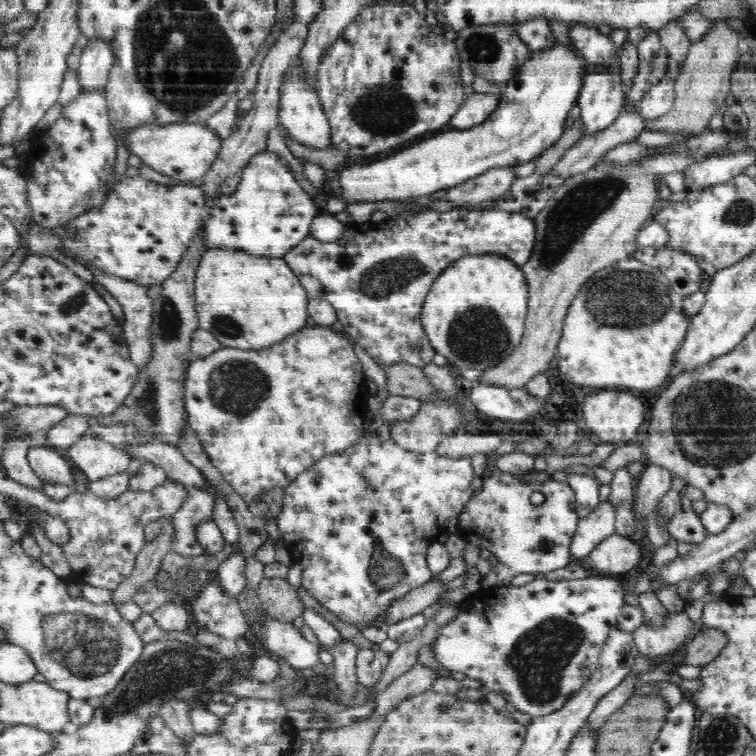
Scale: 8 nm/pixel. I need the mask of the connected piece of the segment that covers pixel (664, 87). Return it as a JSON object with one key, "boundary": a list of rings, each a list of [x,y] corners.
{"boundary":[[[662,80],[643,95],[638,109],[644,122],[661,117],[672,108],[675,99],[673,80]]]}

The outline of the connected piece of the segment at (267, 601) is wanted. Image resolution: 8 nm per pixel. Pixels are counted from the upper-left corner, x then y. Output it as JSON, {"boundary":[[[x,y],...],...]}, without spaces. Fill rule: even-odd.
{"boundary":[[[264,577],[258,584],[258,598],[270,617],[284,623],[292,623],[305,610],[296,588],[286,577]]]}

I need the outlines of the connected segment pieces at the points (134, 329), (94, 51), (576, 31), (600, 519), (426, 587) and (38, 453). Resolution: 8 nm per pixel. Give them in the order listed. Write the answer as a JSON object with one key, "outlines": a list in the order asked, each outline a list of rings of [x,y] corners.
{"outlines":[[[[86,266],[86,268],[91,270],[95,278],[94,280],[102,284],[102,286],[104,286],[104,288],[118,301],[118,304],[122,306],[124,311],[122,325],[123,331],[125,332],[126,344],[129,345],[131,360],[136,364],[139,370],[146,368],[152,354],[152,345],[150,344],[150,323],[152,322],[153,301],[150,301],[146,294],[148,286],[142,286],[131,280],[124,280],[123,278],[118,278],[111,274],[104,274],[103,272],[99,272],[99,270],[95,270],[95,268],[91,268],[91,266]]],[[[90,39],[81,49],[81,61],[78,68],[82,91],[102,89],[108,82],[114,64],[114,51],[104,39]]],[[[574,24],[569,30],[570,43],[587,66],[590,64],[614,65],[620,57],[616,56],[610,37],[595,28],[585,28]]],[[[609,499],[599,502],[594,512],[590,512],[586,518],[581,518],[570,544],[571,562],[581,561],[597,544],[616,533],[615,521],[616,510]]],[[[434,577],[430,582],[410,591],[404,598],[396,599],[392,607],[385,612],[384,623],[394,624],[404,620],[404,618],[421,613],[427,606],[436,607],[436,602],[438,602],[445,585],[446,582],[440,582]]],[[[46,445],[32,446],[27,450],[26,458],[32,470],[42,481],[64,483],[64,485],[75,490],[70,467],[64,458],[58,454],[58,449],[48,448]]]]}

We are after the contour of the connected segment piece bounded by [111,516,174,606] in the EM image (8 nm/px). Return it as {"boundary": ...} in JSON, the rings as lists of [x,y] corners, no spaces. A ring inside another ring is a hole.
{"boundary":[[[166,516],[161,521],[160,534],[151,541],[145,541],[144,546],[137,552],[132,572],[124,578],[112,592],[112,603],[117,606],[124,601],[133,601],[133,596],[145,582],[154,578],[160,569],[160,562],[168,552],[174,551],[174,516]]]}

